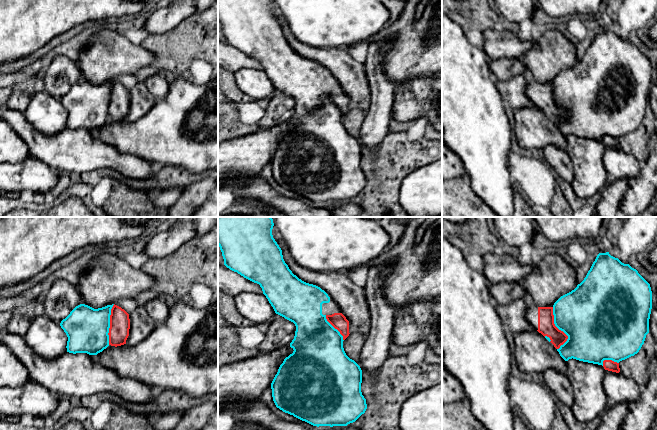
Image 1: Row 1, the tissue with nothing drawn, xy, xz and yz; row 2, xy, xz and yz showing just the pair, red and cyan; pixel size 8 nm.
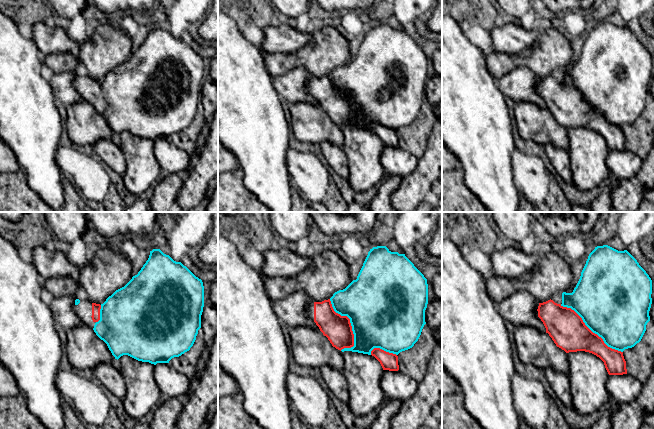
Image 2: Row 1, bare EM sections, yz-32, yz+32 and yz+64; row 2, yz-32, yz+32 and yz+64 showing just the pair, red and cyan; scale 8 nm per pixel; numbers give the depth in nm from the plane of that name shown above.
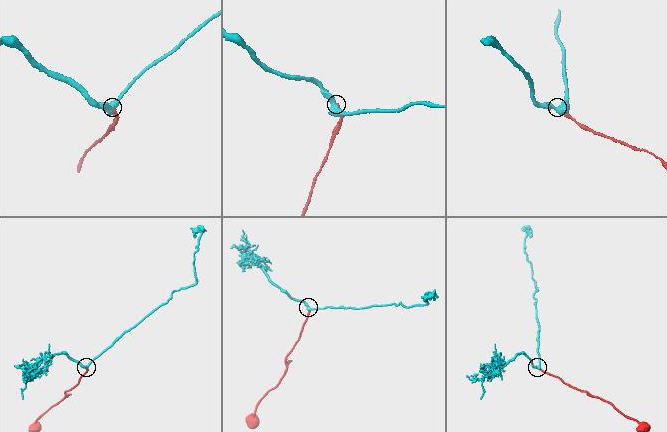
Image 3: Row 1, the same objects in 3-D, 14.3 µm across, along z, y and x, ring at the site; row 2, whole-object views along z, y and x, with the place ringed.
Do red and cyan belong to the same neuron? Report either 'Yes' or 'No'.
Yes

